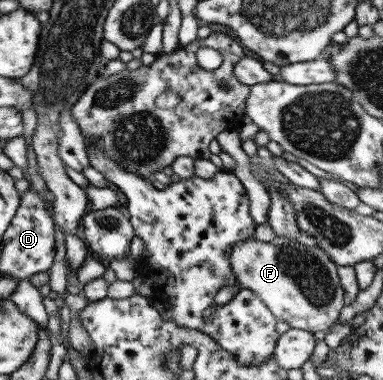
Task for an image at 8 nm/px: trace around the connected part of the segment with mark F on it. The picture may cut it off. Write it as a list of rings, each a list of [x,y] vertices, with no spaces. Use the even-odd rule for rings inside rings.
[[[276,236],[270,242],[244,240],[230,252],[230,267],[238,286],[252,290],[278,321],[308,332],[326,331],[335,324],[346,302],[337,264],[322,248],[304,246],[292,238]]]

